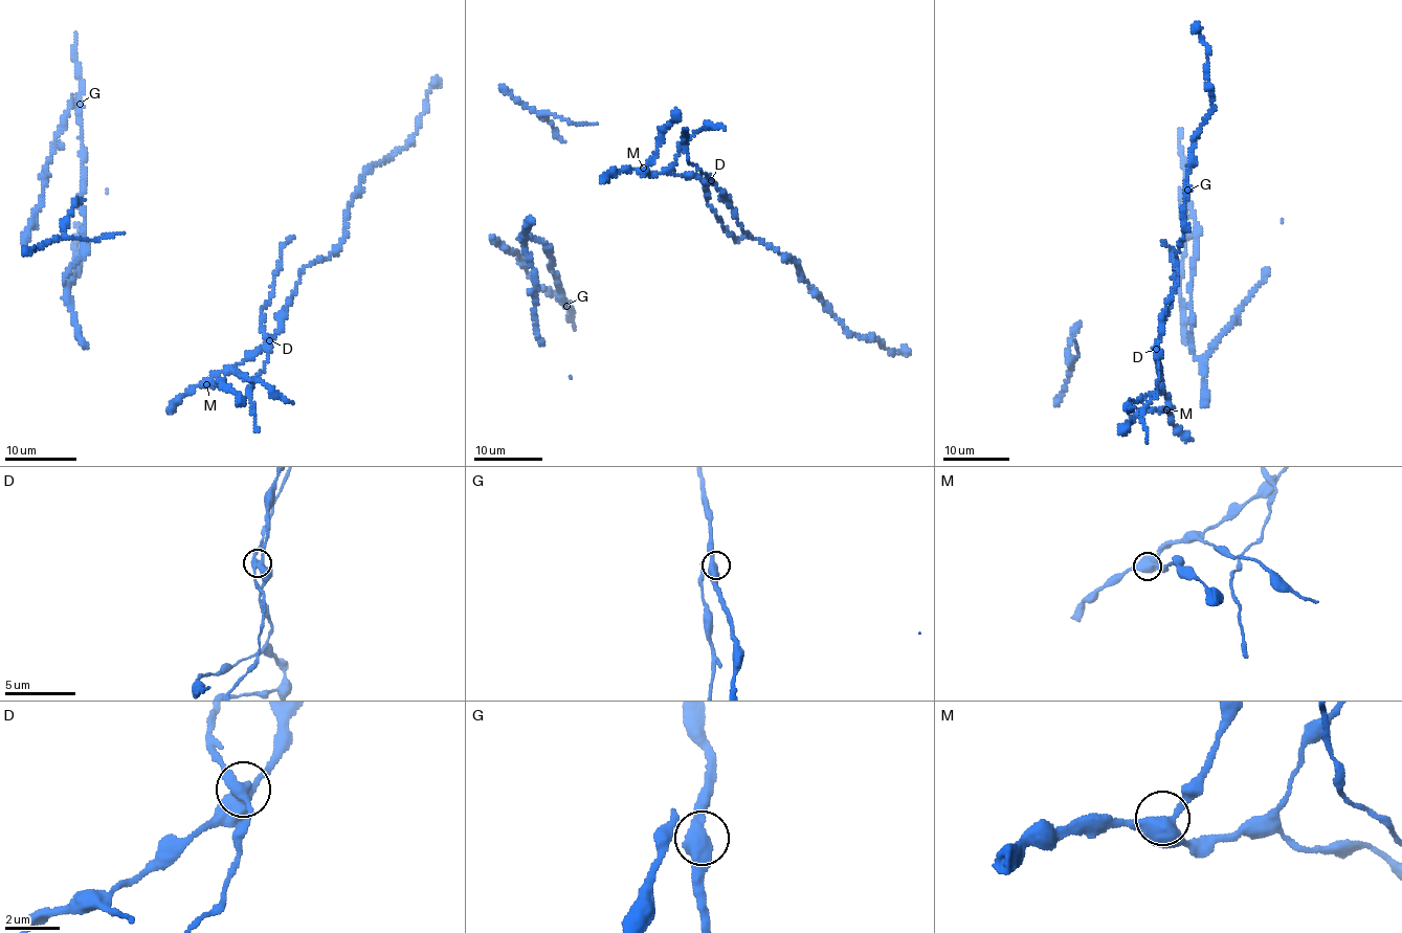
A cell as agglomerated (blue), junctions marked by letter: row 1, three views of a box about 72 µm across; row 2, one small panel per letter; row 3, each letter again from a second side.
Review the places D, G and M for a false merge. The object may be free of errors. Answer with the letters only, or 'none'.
D

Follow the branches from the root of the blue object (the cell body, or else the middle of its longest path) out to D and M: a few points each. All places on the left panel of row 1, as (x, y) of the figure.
D: (167, 411), (217, 372), (231, 371), (251, 360), (270, 340)
M: (167, 411), (186, 393), (206, 384)

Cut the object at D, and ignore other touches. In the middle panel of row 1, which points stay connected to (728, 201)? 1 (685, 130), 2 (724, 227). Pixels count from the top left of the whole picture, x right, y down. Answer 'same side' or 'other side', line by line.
1: other side
2: other side

